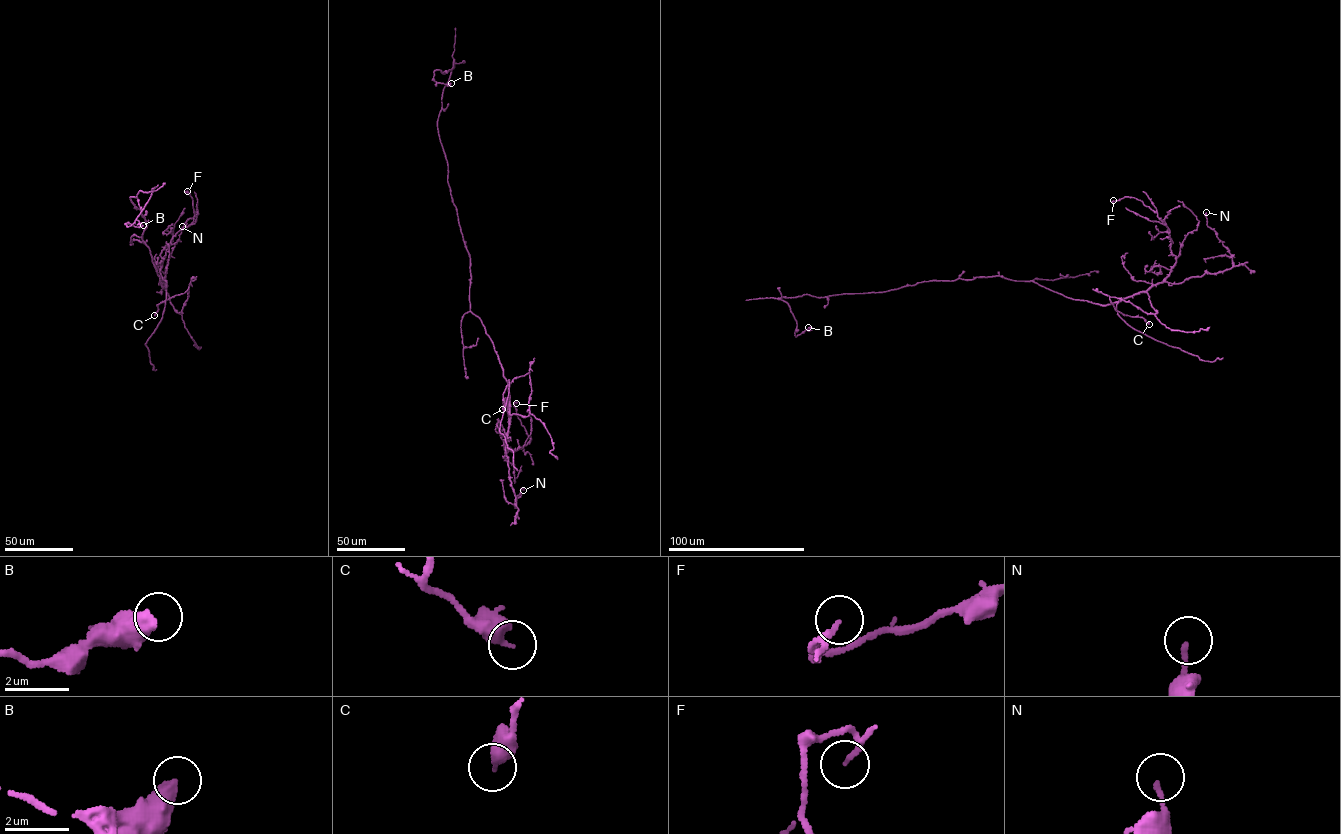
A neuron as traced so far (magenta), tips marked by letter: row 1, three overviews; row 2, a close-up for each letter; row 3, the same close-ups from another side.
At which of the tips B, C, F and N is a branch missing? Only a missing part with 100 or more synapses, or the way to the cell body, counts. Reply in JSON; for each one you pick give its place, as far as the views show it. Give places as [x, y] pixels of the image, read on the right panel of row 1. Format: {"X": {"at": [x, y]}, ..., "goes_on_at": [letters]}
{"goes_on_at": []}

